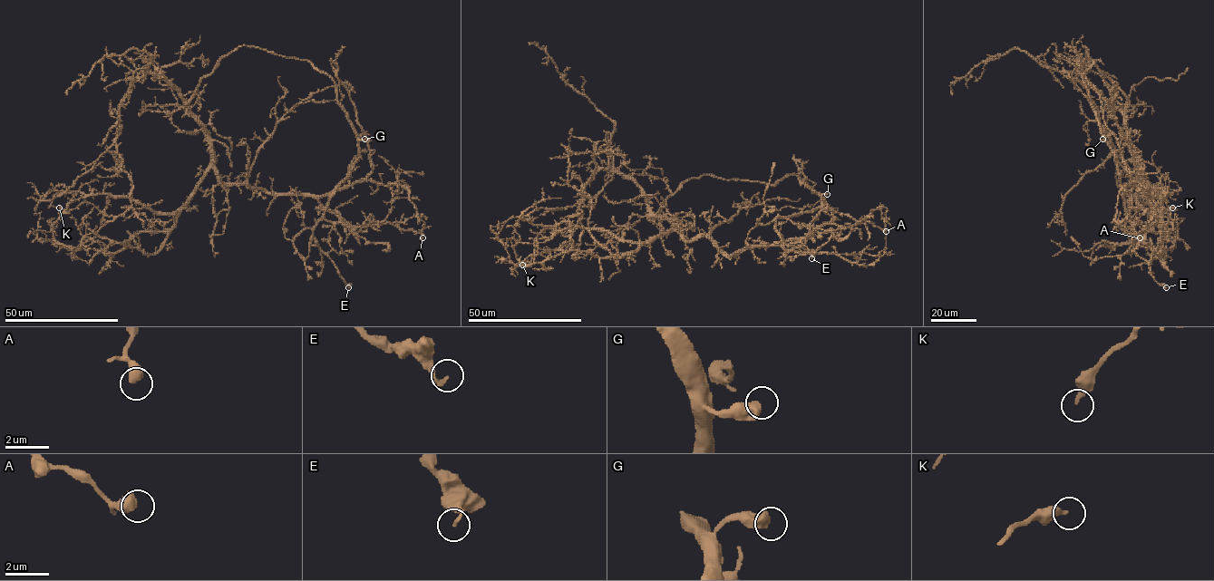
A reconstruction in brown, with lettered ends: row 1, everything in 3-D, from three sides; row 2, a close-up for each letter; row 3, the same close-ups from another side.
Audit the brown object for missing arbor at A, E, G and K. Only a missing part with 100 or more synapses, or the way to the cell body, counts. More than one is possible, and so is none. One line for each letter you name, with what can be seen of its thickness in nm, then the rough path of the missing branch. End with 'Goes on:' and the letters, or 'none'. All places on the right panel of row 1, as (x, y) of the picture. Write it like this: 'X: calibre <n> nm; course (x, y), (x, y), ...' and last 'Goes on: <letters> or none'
Goes on: none

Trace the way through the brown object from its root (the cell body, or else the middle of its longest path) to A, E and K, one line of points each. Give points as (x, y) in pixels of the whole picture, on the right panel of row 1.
A: (1138, 160), (1144, 183), (1163, 191), (1150, 196), (1132, 180), (1134, 185), (1120, 191), (1115, 219), (1140, 237)
E: (1138, 160), (1163, 191), (1143, 228), (1126, 228), (1166, 287)
K: (1138, 160), (1150, 212), (1139, 204), (1136, 198), (1142, 197), (1153, 211), (1160, 202), (1163, 211), (1172, 208)

